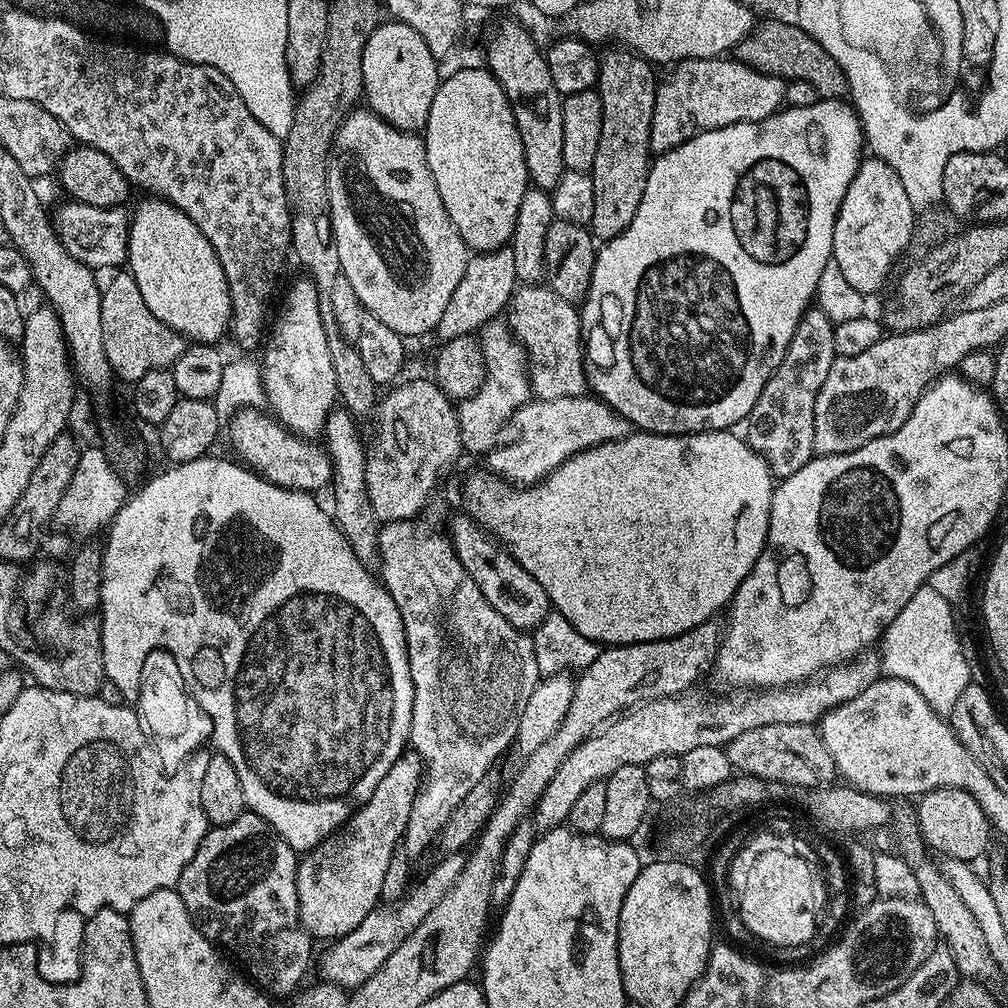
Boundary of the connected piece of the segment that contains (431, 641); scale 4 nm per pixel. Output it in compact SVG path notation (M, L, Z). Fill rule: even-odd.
M424 519L389 520L379 529L377 538L377 550L379 552L378 576L384 585L384 589L394 598L394 602L398 606L398 612L402 614L402 626L406 634L408 661L410 662L410 678L414 682L414 710L410 718L408 739L411 747L420 755L422 761L422 783L420 791L416 793L414 798L414 806L410 806L410 818L406 822L406 830L402 841L412 858L418 858L431 844L433 847L437 843L442 826L446 826L446 818L450 818L450 814L454 814L454 806L458 806L458 802L462 802L462 798L466 798L466 794L470 794L470 790L474 790L474 786L478 786L478 782L482 782L482 778L487 772L493 771L495 764L492 763L507 748L511 749L513 747L522 710L526 706L530 694L534 694L537 684L542 679L538 670L538 663L534 658L531 635L526 632L519 632L514 626L510 626L510 622L506 622L506 618L502 618L502 614L498 614L498 610L494 610L494 606L490 606L490 602L486 602L486 597L482 595L482 590L478 590L474 578L470 578L466 566L462 566L451 539L445 533L443 536L436 529L434 521Z

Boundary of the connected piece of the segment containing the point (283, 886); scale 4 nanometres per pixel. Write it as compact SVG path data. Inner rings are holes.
M245 810L234 822L209 827L175 887L202 935L225 953L233 952L252 983L272 998L291 997L305 983L304 975L312 960L314 940L302 926L298 910L297 863L295 850L261 816Z

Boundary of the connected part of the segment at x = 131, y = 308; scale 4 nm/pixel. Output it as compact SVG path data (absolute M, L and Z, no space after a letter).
M120 270L113 276L116 277L103 285L100 294L102 346L106 346L113 377L117 381L135 382L142 374L150 374L150 370L171 369L173 362L184 353L185 337L150 314L150 306L146 306L142 290L138 290L138 282L134 282L131 272Z

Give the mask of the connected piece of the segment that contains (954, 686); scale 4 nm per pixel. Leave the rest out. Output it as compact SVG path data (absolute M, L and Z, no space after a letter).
M924 585L880 639L881 671L889 679L910 682L936 713L949 717L962 690L972 682L970 664L954 622L953 605Z

